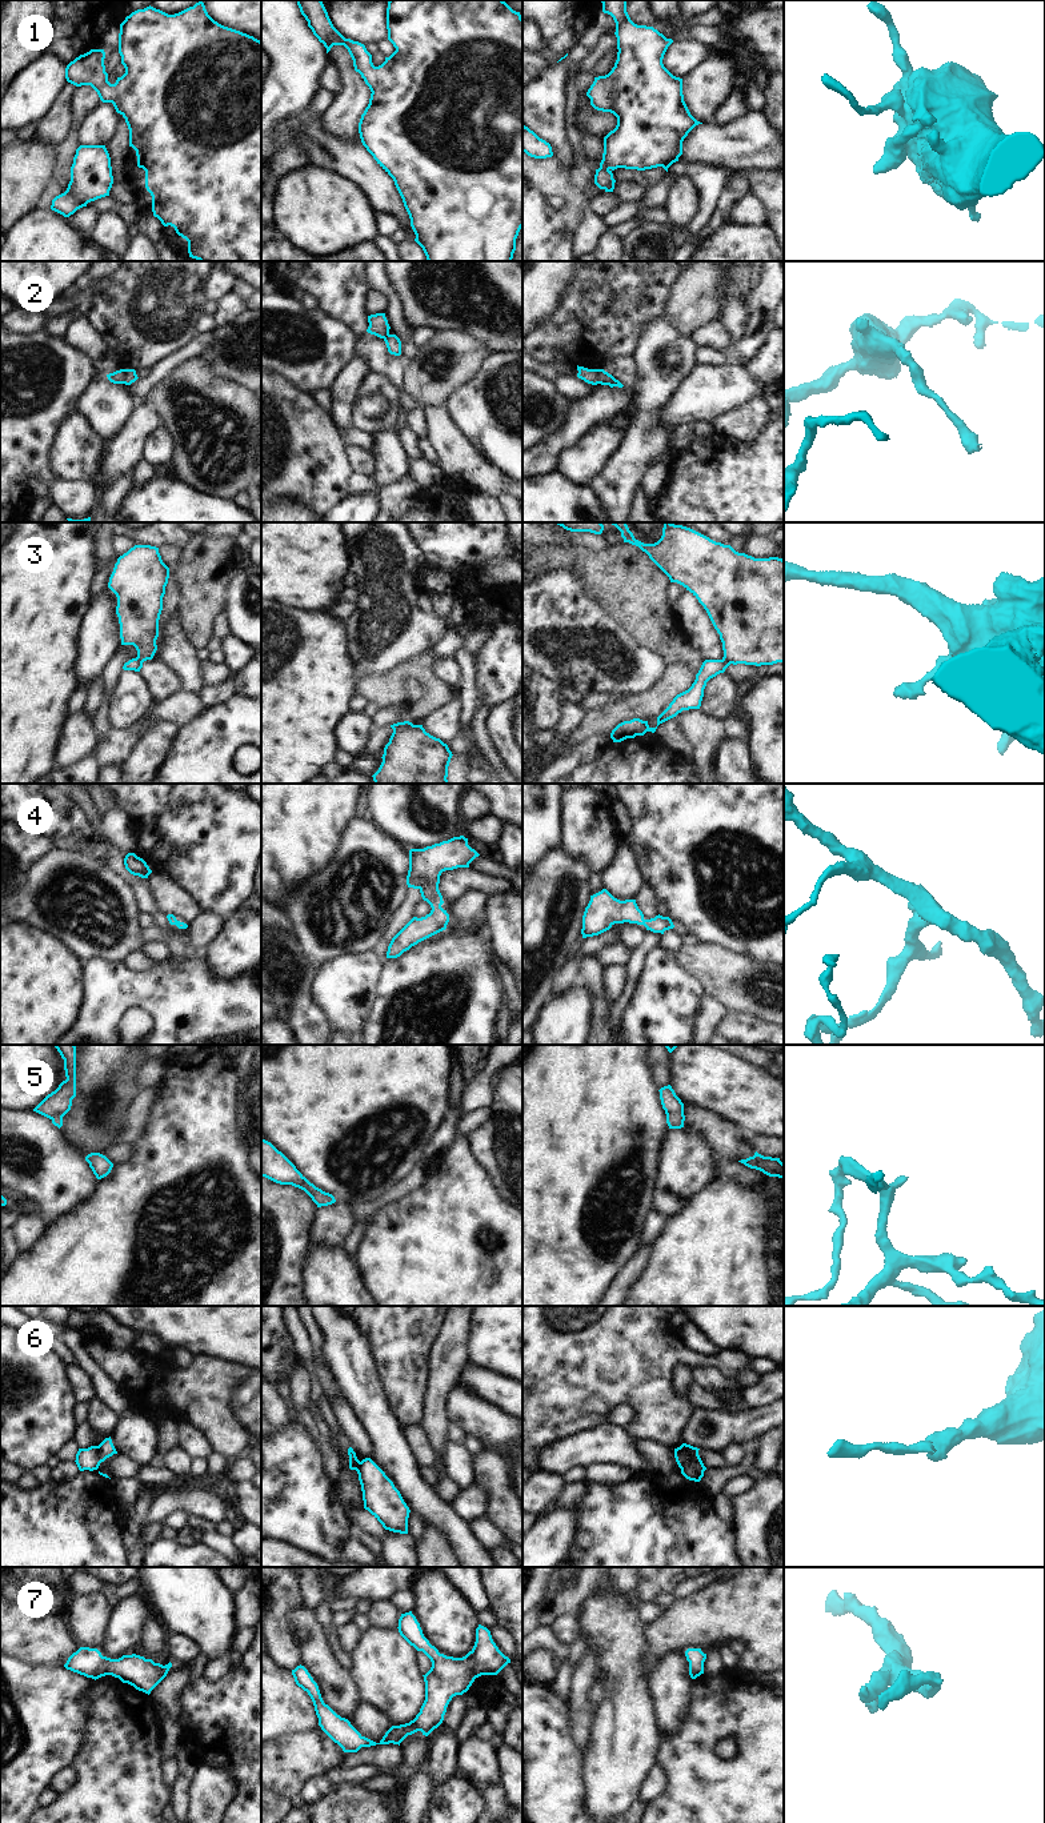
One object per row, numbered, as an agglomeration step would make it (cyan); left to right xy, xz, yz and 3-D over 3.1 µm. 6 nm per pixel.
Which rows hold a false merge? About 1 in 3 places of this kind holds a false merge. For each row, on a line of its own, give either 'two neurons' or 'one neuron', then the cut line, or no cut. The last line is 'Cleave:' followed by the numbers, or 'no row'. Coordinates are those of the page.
1: one neuron | no cut
2: two neurons | xy (123, 369), (125, 383)
3: two neurons | yz (723, 657), (729, 664)
4: one neuron | no cut
5: one neuron | no cut
6: two neurons | yz (679, 1447), (683, 1455), (681, 1467)
7: one neuron | no cut
Cleave: 2, 3, 6

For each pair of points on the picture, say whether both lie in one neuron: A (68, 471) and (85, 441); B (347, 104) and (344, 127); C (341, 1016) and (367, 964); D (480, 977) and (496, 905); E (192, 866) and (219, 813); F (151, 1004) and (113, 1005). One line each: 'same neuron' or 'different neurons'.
A: same neuron
B: same neuron
C: same neuron
D: different neurons
E: same neuron
F: same neuron

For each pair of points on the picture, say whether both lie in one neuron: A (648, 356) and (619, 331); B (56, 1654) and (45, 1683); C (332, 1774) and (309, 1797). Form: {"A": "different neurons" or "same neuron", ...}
{"A": "different neurons", "B": "different neurons", "C": "different neurons"}

